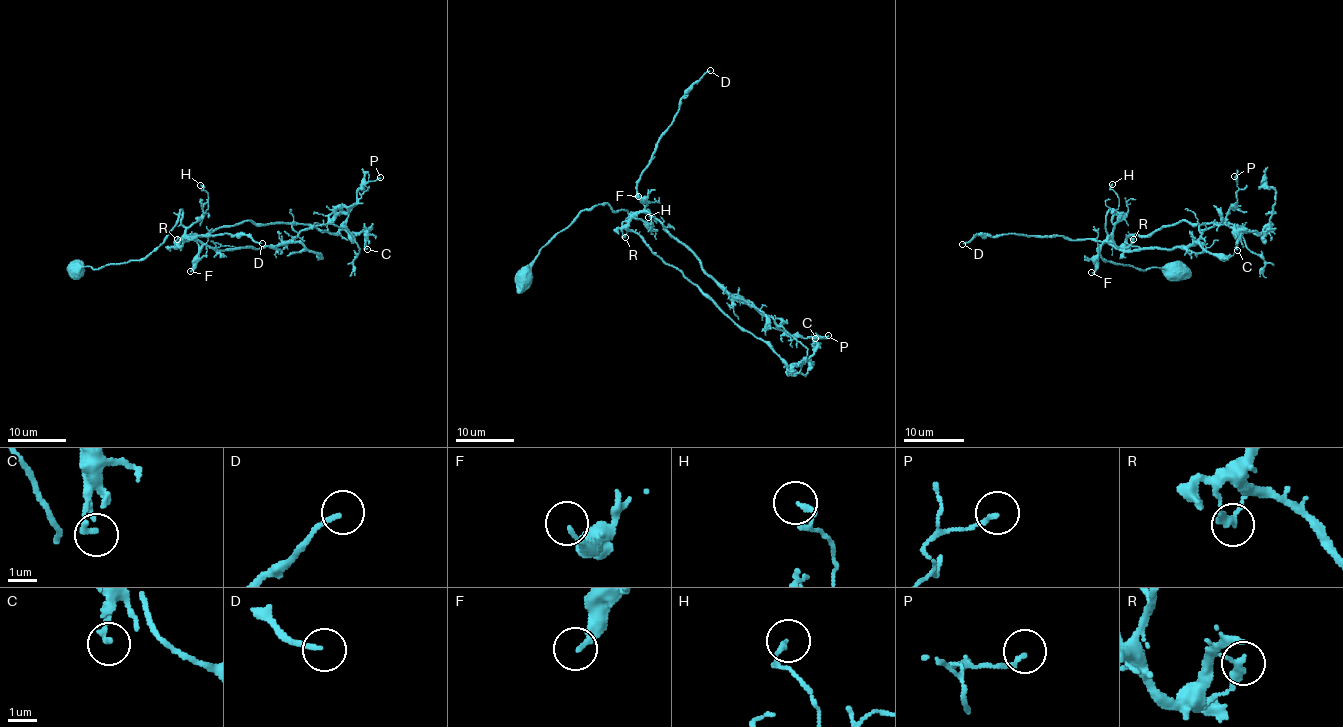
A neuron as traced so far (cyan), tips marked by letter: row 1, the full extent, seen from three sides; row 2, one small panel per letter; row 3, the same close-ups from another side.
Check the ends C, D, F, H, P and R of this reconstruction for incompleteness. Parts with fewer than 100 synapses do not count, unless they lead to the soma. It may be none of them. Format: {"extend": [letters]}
{"extend": []}

